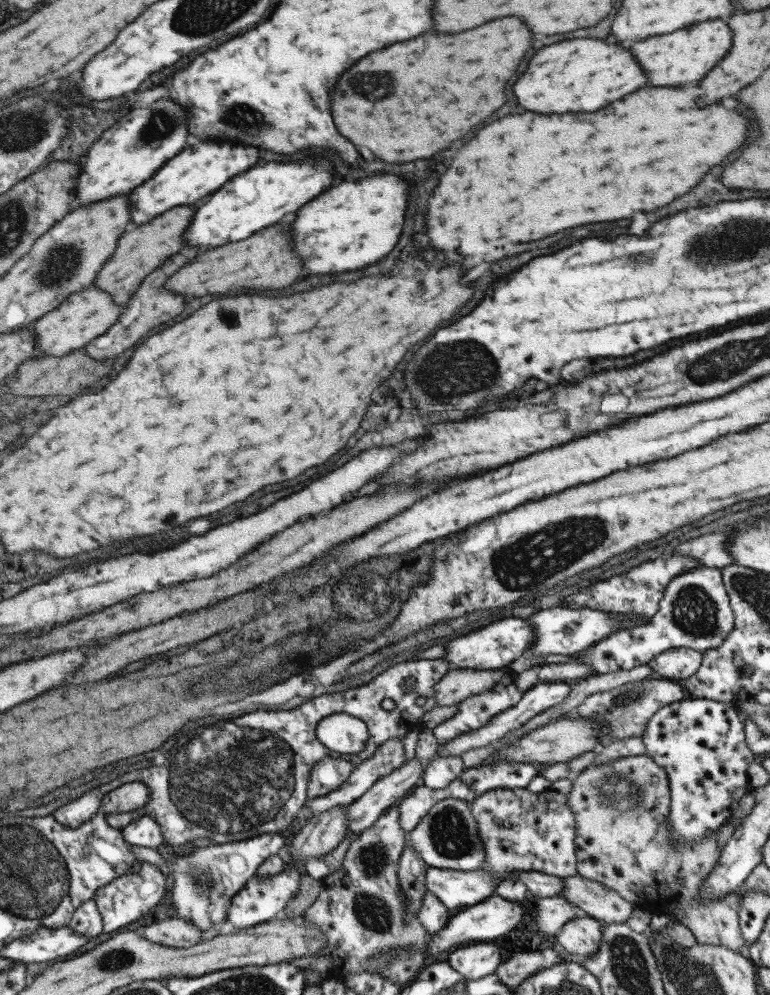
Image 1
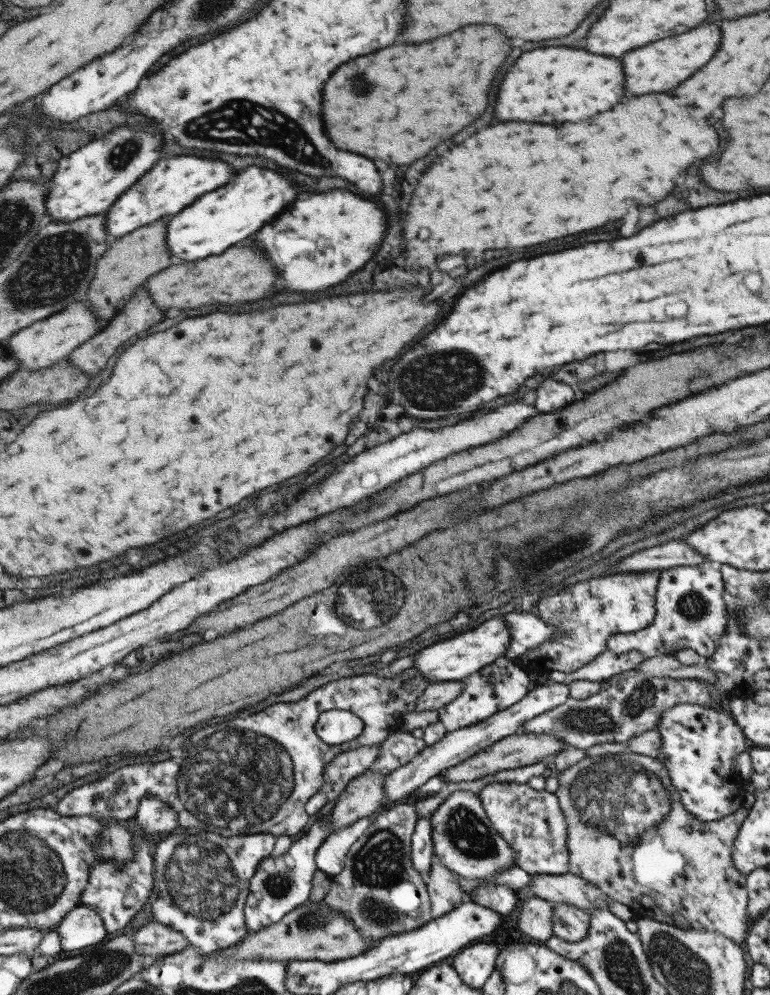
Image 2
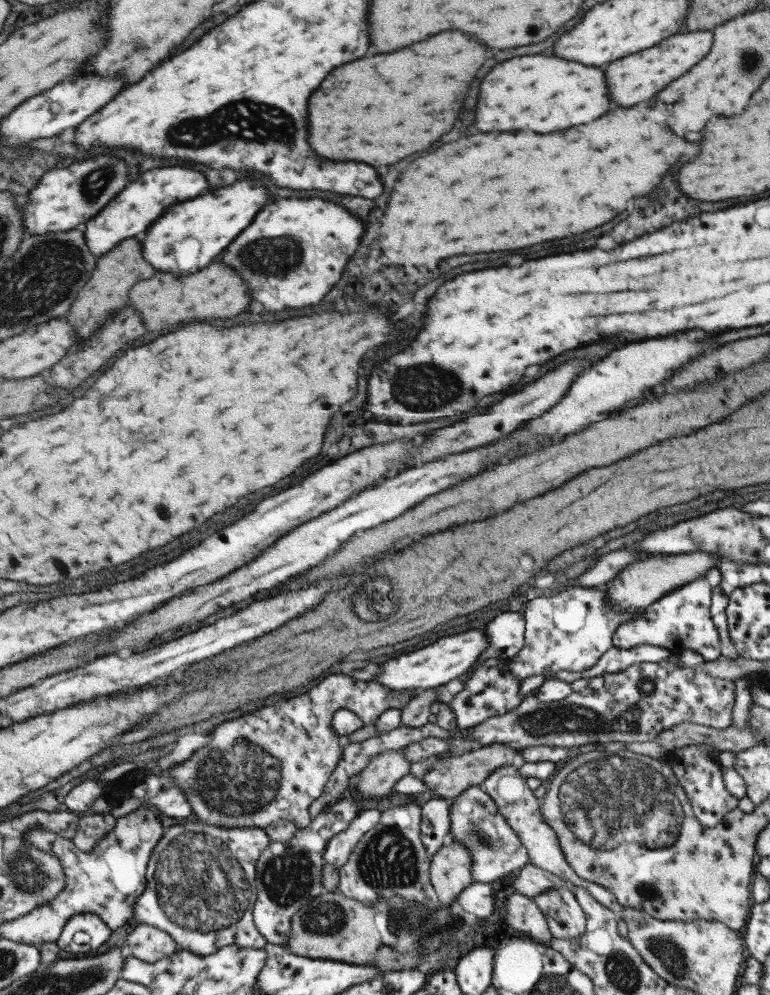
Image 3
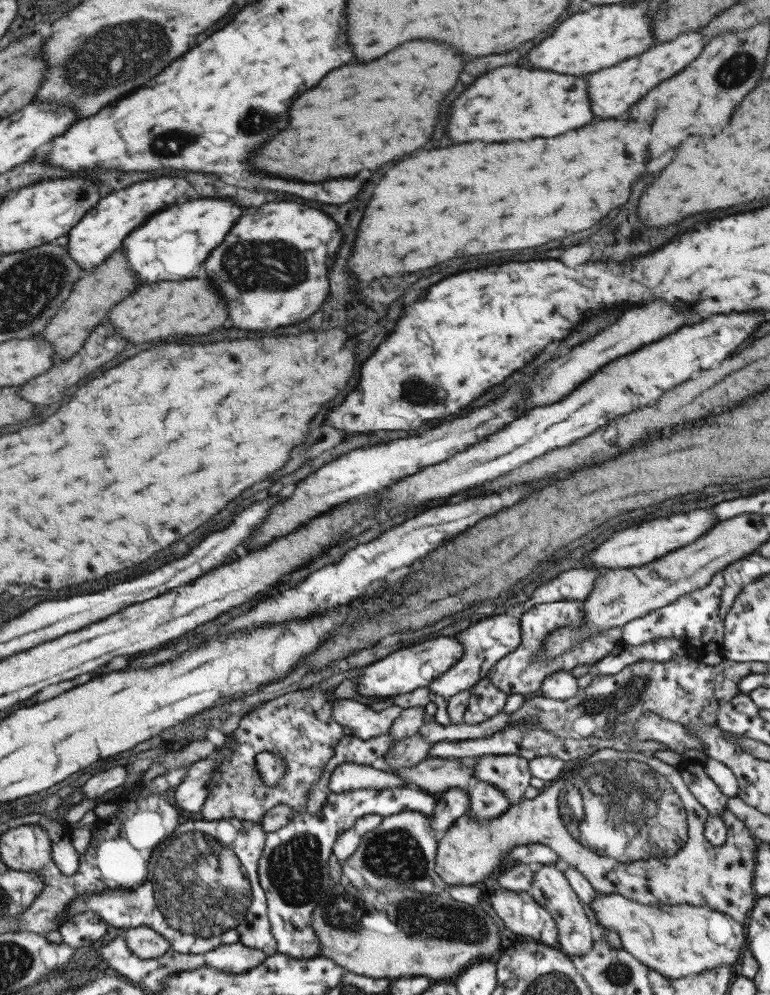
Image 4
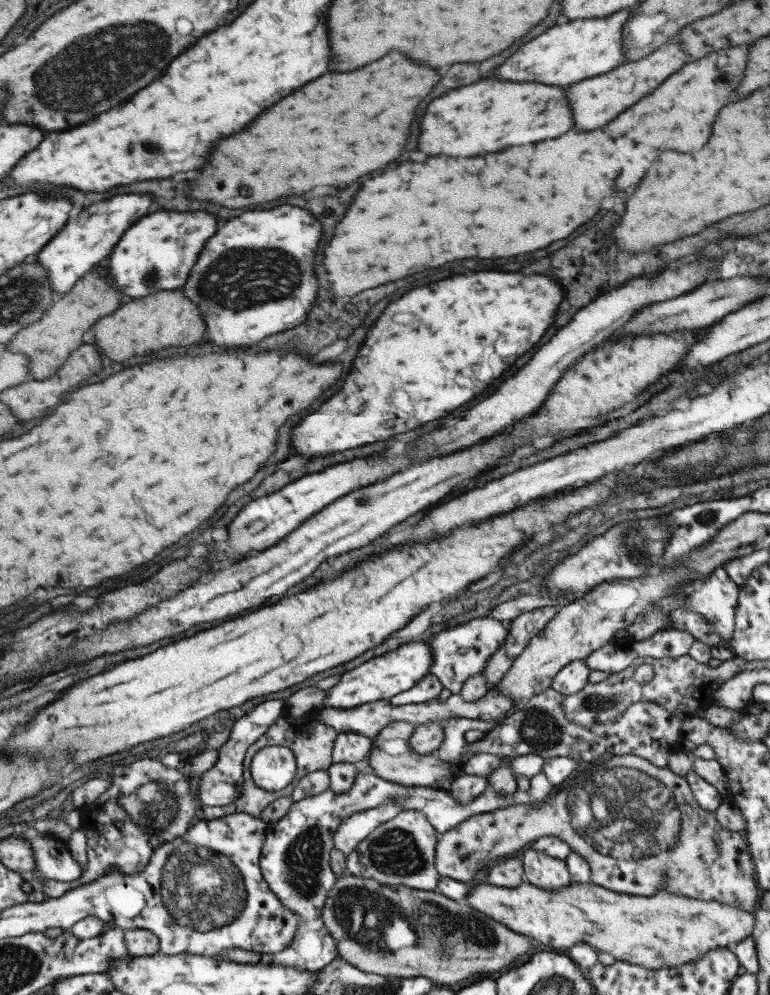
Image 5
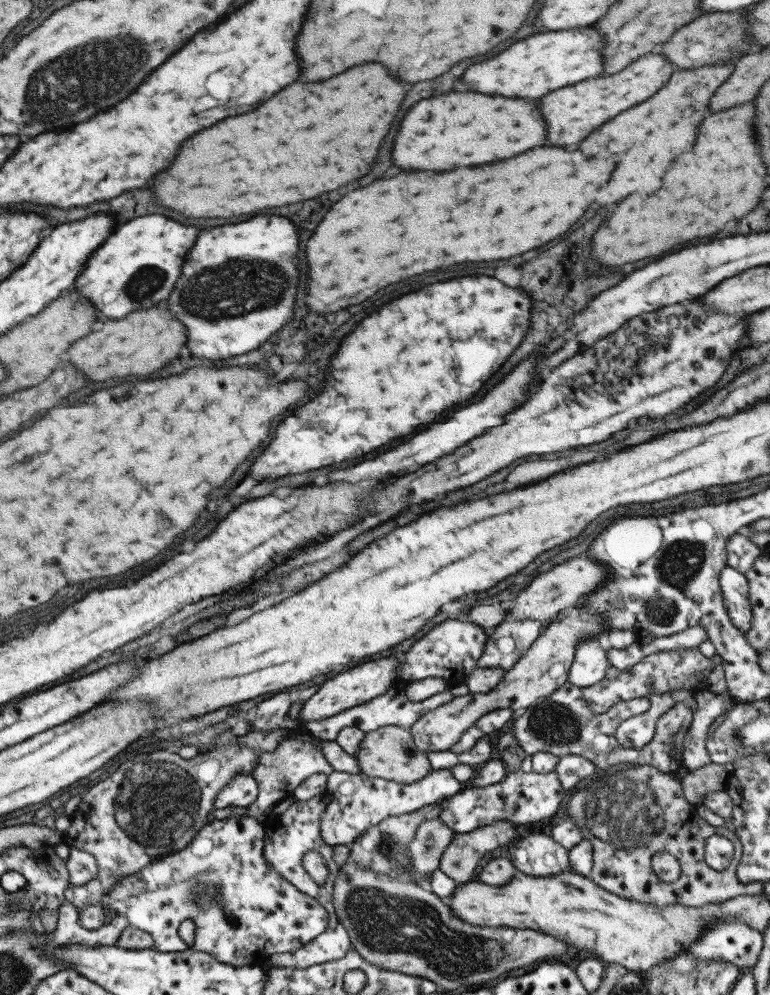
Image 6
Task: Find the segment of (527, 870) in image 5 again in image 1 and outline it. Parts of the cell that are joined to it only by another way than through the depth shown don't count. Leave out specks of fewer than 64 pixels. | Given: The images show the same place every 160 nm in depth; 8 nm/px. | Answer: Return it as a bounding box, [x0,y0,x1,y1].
[555,914,602,957]

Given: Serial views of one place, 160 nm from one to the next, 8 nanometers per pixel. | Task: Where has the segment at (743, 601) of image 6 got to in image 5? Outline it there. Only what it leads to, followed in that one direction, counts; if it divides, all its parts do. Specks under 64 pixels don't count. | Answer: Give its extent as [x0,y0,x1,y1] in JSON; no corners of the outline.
[688,567,739,640]

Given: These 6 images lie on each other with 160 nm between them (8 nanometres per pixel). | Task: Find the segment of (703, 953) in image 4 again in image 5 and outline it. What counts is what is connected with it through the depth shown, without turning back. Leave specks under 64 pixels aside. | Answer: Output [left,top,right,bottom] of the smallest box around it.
[467,881,754,970]

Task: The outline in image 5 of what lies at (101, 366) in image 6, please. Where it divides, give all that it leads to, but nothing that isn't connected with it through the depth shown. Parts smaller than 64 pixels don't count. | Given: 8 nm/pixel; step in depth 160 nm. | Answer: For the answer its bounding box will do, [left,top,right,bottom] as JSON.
[91,290,205,362]

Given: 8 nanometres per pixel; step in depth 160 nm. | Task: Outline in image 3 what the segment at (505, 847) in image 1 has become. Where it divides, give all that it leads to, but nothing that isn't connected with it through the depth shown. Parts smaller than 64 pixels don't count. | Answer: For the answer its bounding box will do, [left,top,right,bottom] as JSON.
[478,763,622,918]

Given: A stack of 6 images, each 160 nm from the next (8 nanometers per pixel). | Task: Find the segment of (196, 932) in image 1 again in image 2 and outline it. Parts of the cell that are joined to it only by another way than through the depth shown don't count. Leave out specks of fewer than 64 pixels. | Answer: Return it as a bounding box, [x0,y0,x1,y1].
[131,920,189,958]

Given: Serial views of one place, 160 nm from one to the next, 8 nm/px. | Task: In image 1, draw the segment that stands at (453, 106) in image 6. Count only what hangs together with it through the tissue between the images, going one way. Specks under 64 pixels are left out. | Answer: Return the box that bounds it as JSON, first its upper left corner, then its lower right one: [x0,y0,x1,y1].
[513,40,645,114]

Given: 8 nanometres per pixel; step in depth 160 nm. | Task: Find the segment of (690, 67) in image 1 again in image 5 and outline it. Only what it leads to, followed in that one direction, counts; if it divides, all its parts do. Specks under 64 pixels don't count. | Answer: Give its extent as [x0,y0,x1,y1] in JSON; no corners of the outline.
[565,40,691,130]

